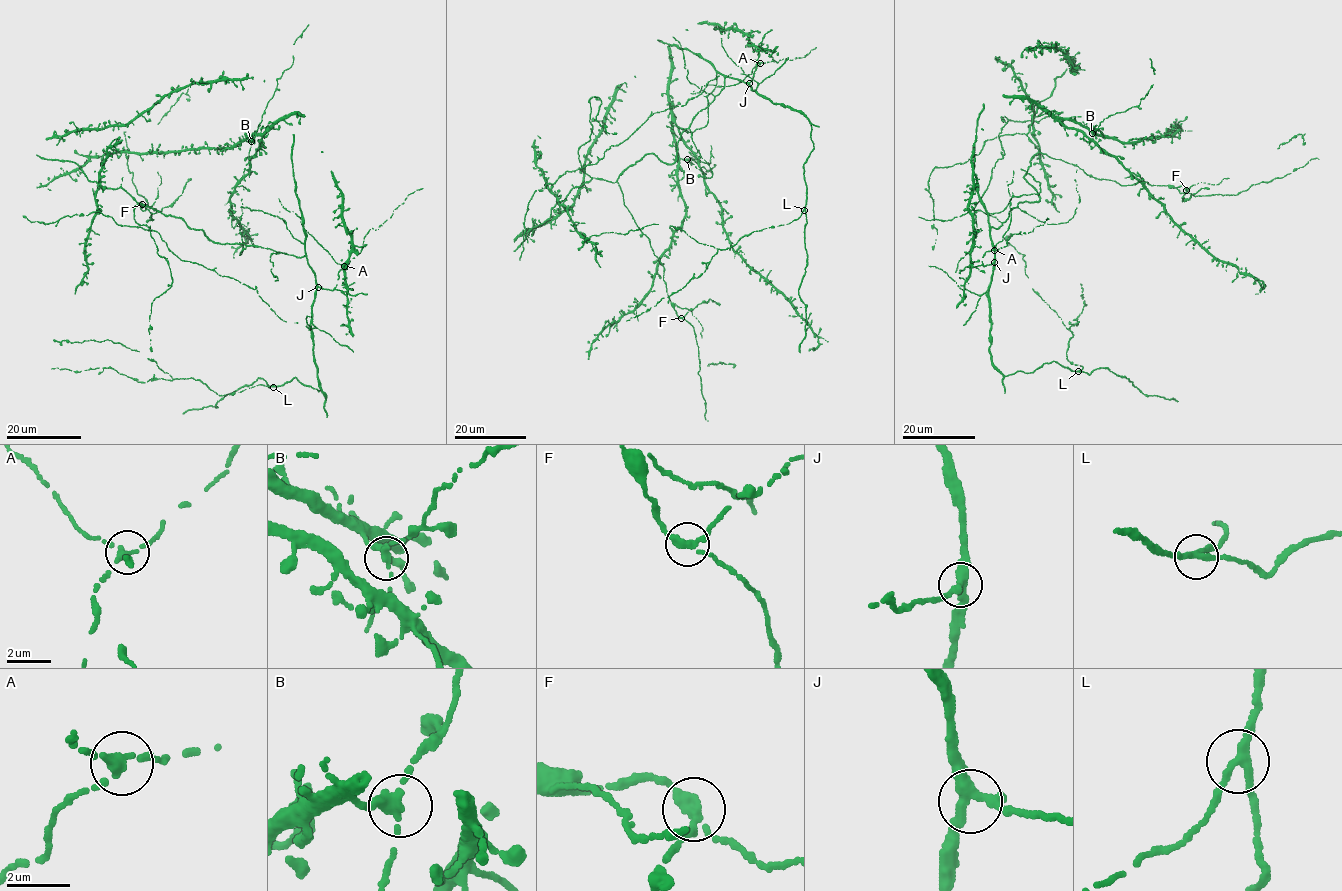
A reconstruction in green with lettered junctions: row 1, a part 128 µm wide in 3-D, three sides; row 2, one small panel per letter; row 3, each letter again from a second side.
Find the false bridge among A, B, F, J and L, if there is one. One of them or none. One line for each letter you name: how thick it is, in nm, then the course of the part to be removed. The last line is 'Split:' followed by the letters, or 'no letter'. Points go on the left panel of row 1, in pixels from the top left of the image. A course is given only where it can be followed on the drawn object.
F: calibre 280 nm; course (142, 204), (160, 210), (168, 207), (181, 195), (187, 181), (191, 179)
Split: F

